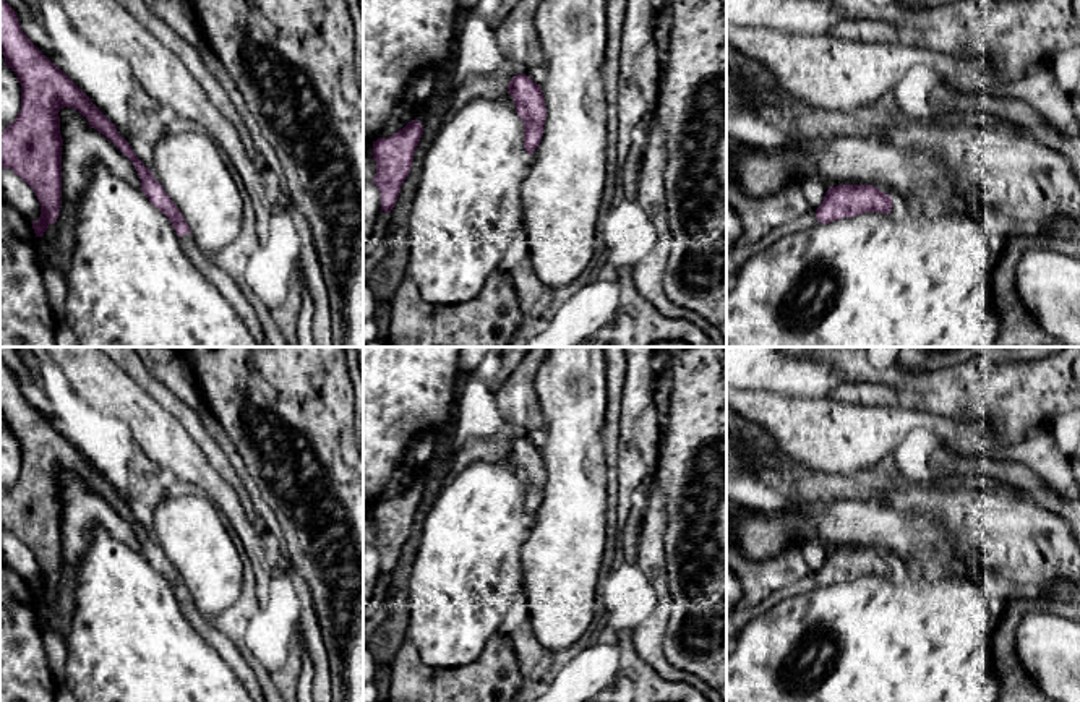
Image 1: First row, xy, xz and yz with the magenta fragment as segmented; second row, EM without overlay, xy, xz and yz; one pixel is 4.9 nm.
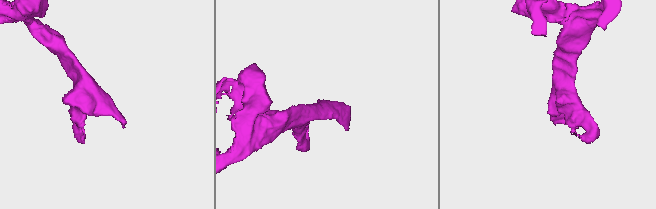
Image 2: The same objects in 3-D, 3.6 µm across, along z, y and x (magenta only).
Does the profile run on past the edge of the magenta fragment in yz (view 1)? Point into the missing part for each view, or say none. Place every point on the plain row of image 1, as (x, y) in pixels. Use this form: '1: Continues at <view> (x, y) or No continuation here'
1: No continuation here

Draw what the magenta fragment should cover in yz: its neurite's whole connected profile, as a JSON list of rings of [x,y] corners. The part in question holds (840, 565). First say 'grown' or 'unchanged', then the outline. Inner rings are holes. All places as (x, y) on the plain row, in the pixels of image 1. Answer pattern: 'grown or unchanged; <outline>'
unchanged; [[[837,548],[825,554],[816,574],[817,585],[829,587],[863,576],[892,574],[892,561],[872,548]]]

